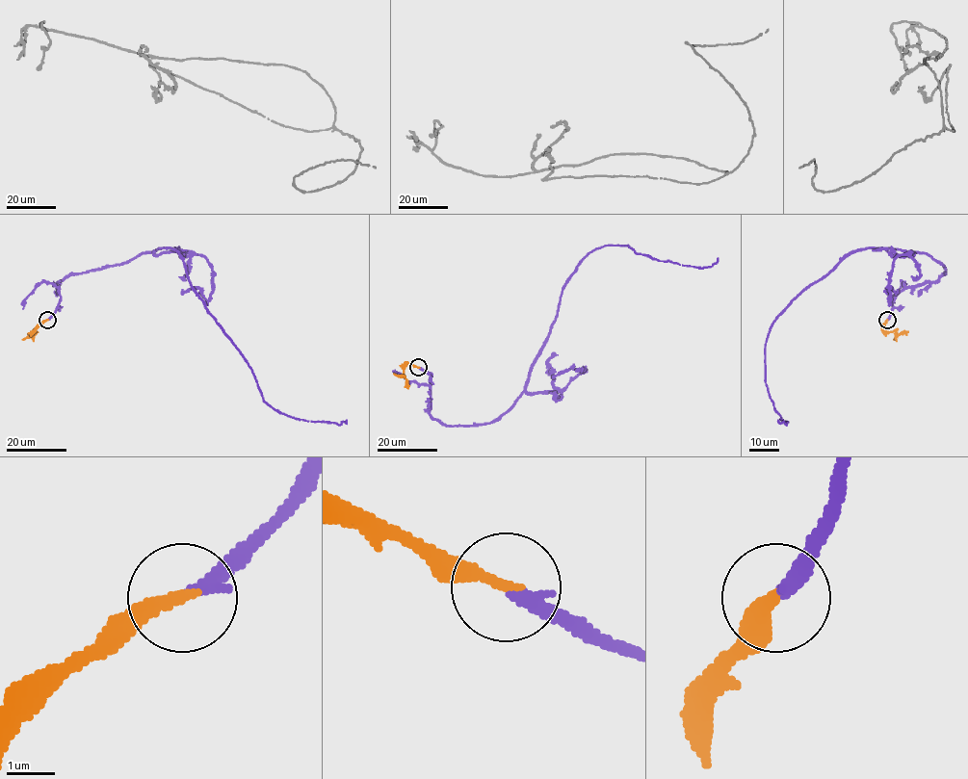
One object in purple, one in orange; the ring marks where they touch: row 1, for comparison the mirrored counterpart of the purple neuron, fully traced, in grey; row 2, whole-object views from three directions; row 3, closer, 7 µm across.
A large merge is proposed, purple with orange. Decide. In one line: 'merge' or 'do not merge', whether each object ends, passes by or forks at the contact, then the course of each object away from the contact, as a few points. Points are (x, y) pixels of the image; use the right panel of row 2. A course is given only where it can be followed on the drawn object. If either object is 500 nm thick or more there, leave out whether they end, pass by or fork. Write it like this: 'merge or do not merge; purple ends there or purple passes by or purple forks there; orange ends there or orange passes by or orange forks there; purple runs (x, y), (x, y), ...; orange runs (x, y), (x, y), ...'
merge; purple ends there; orange ends there; purple runs (887, 320), (942, 264), (865, 248), (803, 289), (765, 346), (777, 420); orange runs (887, 320), (882, 326), (886, 332), (893, 330), (897, 335), (908, 331)

